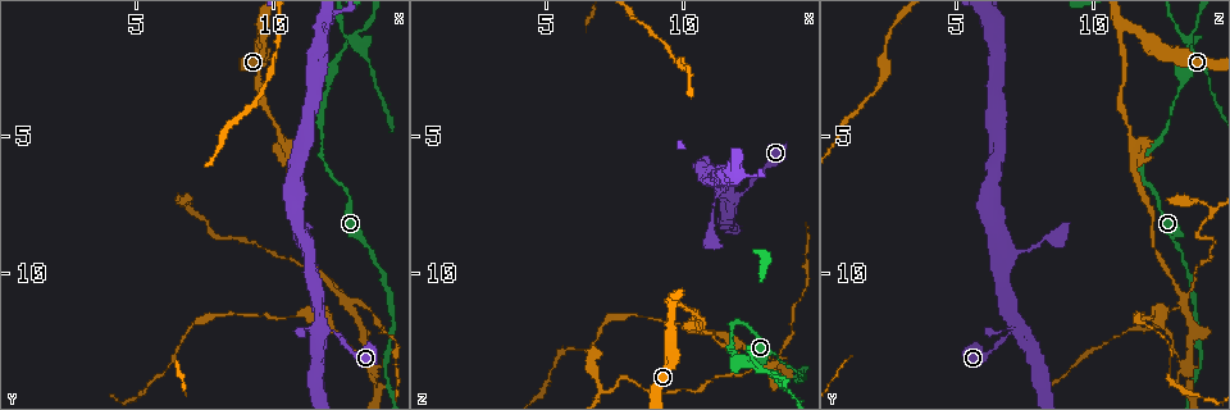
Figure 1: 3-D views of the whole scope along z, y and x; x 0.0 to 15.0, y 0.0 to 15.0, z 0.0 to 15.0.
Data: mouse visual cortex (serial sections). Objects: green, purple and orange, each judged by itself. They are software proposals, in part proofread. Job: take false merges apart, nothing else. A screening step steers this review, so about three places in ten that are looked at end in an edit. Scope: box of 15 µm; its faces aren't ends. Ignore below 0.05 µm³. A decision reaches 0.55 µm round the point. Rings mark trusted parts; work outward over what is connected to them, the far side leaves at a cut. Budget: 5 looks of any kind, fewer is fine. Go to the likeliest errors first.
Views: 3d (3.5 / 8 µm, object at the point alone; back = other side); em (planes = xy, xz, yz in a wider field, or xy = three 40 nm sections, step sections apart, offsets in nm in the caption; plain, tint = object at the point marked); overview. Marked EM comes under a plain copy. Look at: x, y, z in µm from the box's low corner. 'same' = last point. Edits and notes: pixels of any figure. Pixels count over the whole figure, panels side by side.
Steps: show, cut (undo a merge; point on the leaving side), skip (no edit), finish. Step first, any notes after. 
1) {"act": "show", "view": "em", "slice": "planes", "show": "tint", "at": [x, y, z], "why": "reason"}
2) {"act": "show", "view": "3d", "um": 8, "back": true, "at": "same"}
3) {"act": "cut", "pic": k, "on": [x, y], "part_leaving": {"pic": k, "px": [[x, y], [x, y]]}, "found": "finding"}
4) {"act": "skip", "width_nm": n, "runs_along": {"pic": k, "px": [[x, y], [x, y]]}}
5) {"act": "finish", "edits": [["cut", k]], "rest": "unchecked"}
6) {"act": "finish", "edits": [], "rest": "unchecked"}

{"act": "show", "view": "3d", "um": 3.5, "at": [12.5, 11.0, 13.3], "why": "calibre changes"}

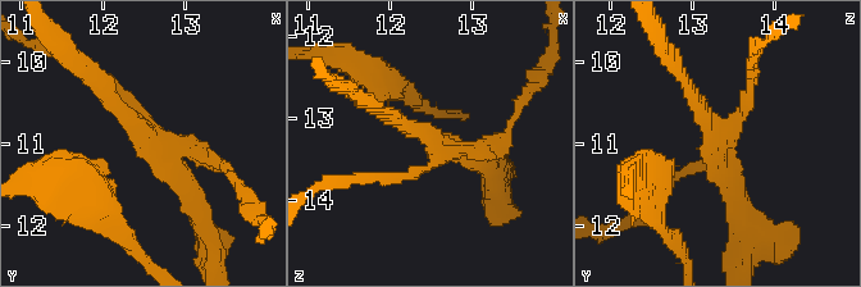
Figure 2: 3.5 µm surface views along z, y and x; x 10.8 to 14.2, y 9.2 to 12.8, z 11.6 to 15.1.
{"act": "show", "view": "em", "slice": "xy", "step": 5, "show": "tint", "at": [12.55, 10.90, 13.30], "arms": 4, "arm_widths_nm": [150, 200, 200, 250], "why": "need the tissue"}

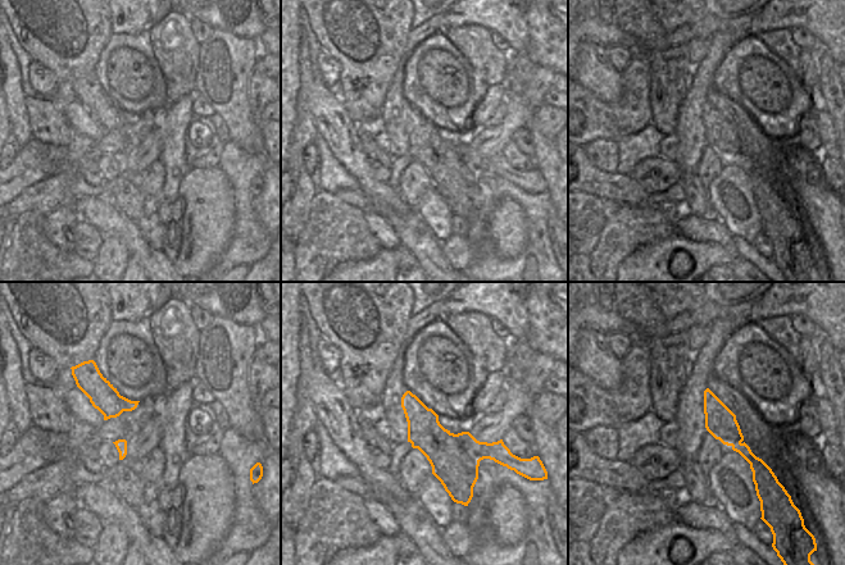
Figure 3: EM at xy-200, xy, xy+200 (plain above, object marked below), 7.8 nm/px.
{"act": "cut", "pic": 2, "on": [693, 167], "found": "a second cell is stuck on"}

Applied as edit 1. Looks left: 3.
{"act": "show", "view": "3d", "um": 8, "at": [12.9, 1.4, 13.6], "why": "sharp bend"}

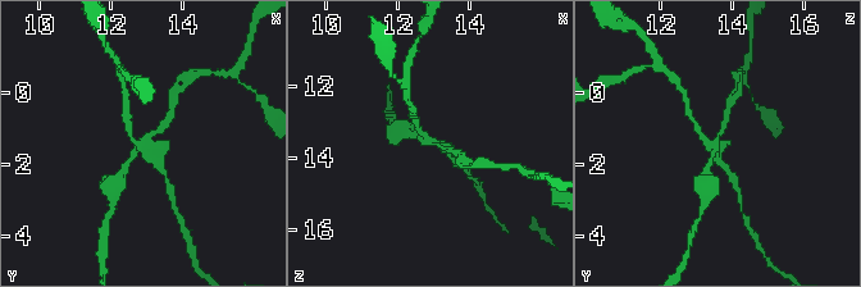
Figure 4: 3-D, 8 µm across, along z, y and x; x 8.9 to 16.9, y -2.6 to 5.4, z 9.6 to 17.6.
{"act": "show", "view": "3d", "um": 3.5, "back": true, "at": [12.9, 1.4, 13.5], "why": "closer look"}

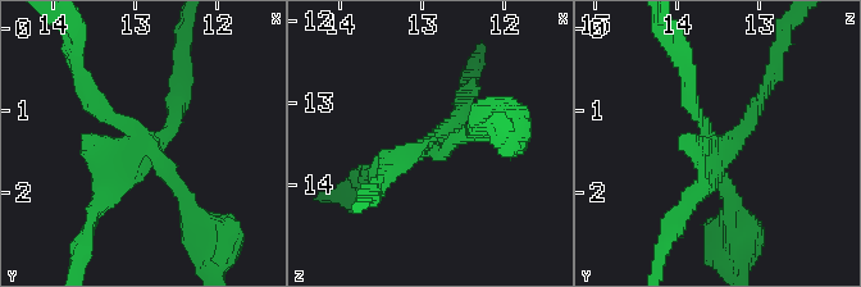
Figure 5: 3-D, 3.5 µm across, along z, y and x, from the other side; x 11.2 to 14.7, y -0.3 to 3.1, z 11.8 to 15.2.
{"act": "show", "view": "em", "slice": "xy", "step": 2, "show": "tint", "at": [12.85, 1.40, 13.55], "why": "shape alone is not enough"}

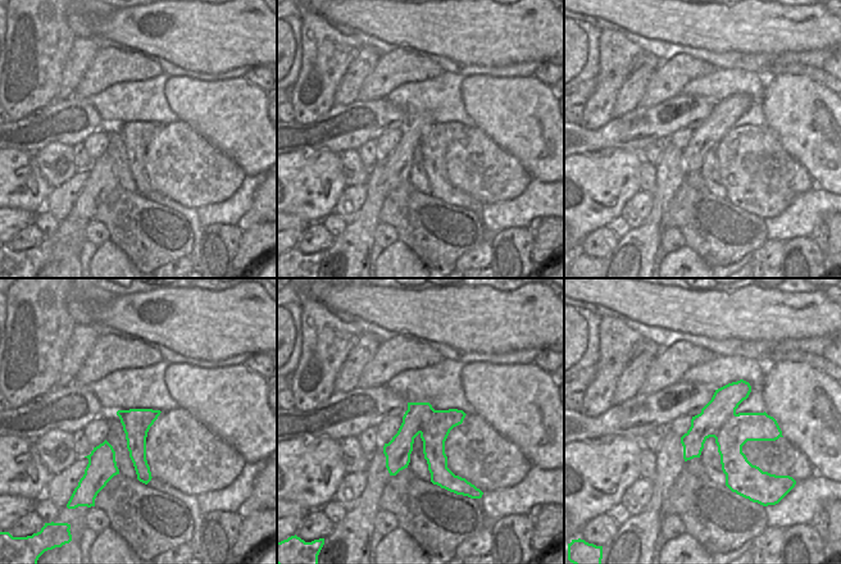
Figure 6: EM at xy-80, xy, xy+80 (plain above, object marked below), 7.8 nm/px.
{"act": "cut", "pic": 5, "on": [686, 146], "part_leaving": {"pic": 5, "px": [[714, 145], [707, 183], [668, 238]]}, "found": "two cells meet here"}

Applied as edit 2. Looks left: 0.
{"act": "finish", "edits": [["cut", 2], ["cut", 5]], "rest": "unchecked"}

